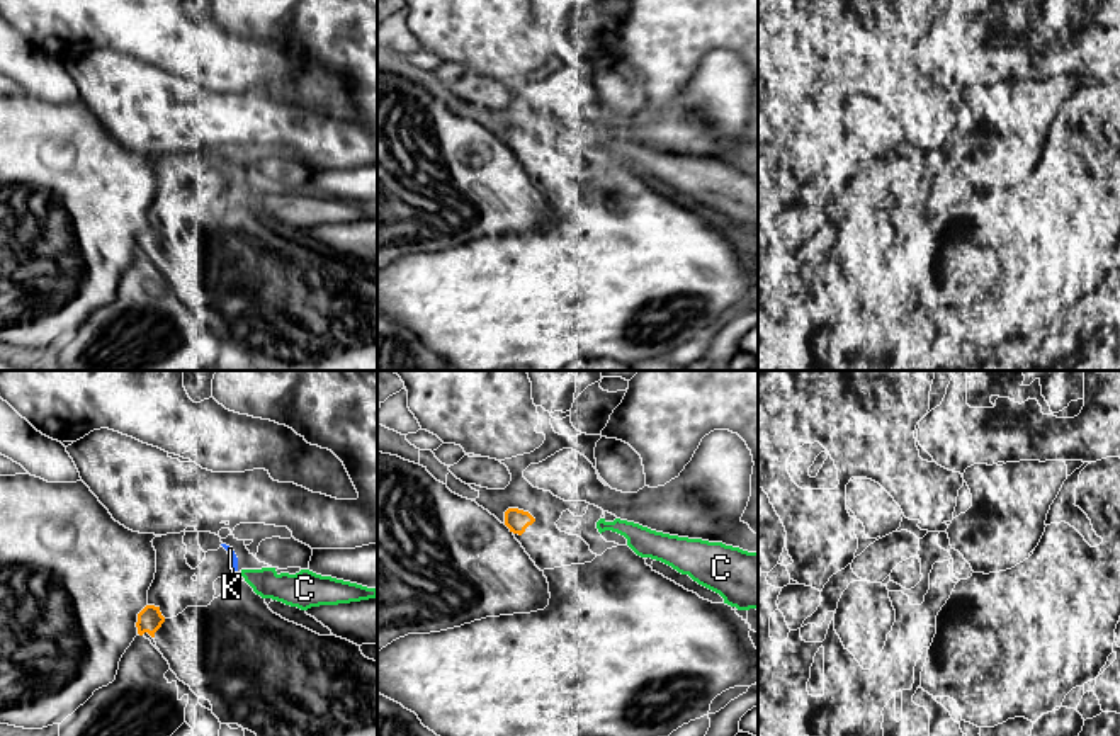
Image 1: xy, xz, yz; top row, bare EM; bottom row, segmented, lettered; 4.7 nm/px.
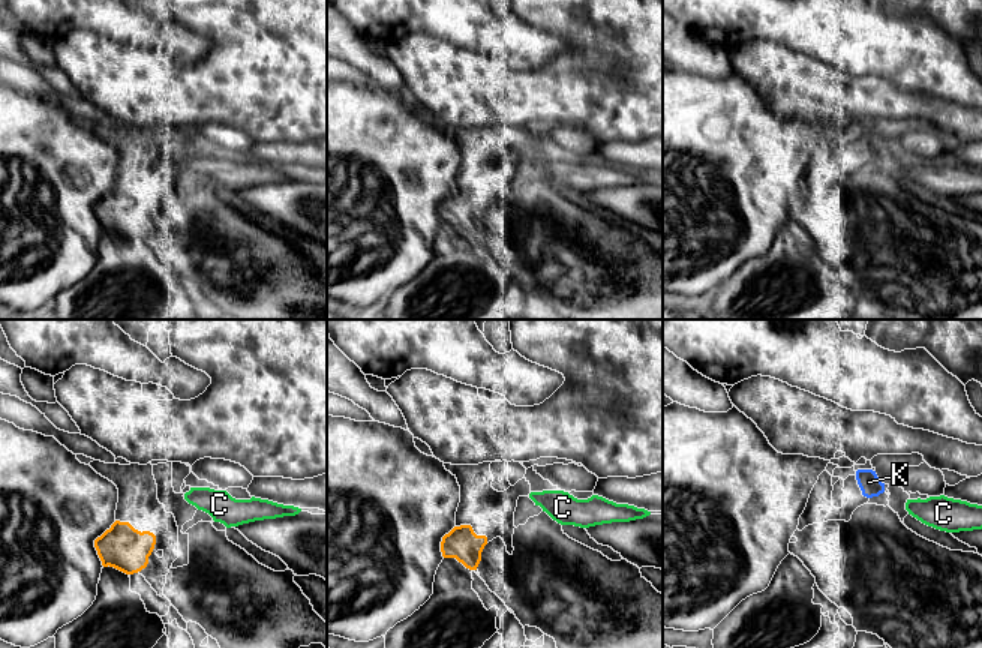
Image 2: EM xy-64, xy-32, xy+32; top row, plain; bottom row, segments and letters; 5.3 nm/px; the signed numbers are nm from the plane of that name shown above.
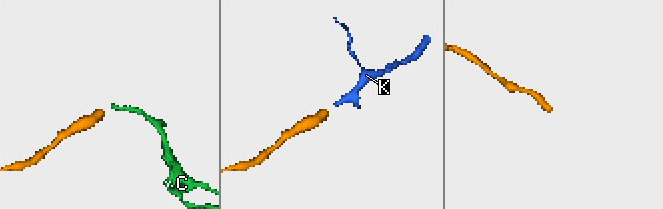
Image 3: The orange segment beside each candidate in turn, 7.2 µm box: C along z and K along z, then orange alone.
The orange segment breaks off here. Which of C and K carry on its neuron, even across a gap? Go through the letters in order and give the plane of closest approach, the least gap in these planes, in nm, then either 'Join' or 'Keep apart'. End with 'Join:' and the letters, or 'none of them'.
C: Closest in xz. Distance 300 nm. Keep apart
K: Closest in xy. Distance 400 nm. Join
Join: K

